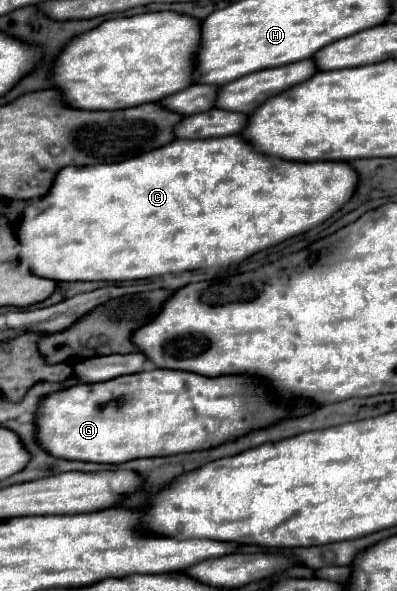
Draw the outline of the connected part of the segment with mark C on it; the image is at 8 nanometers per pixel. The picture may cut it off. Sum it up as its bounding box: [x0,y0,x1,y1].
[16,135,358,281]

